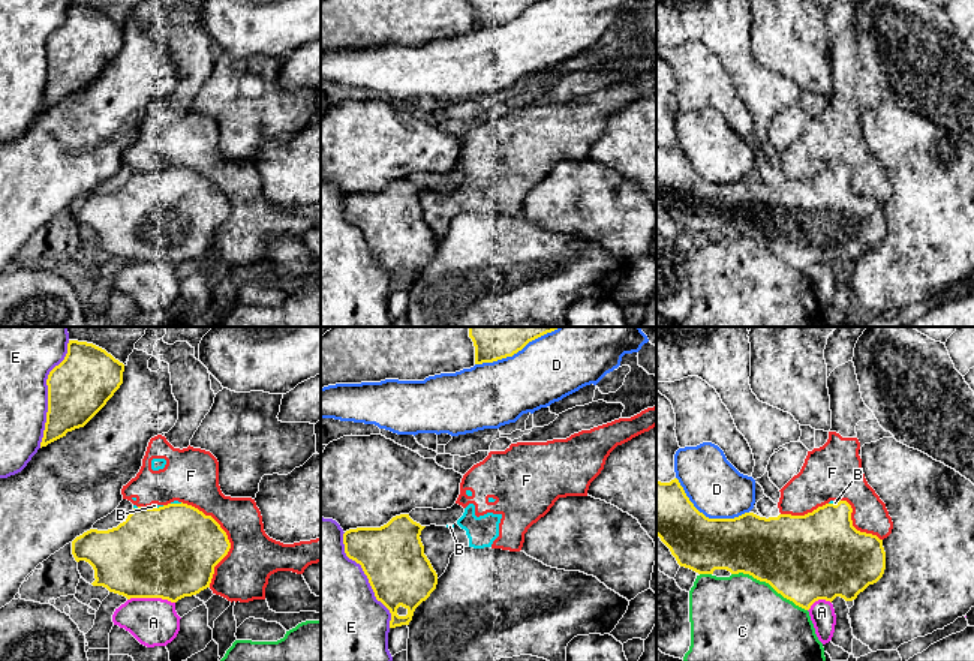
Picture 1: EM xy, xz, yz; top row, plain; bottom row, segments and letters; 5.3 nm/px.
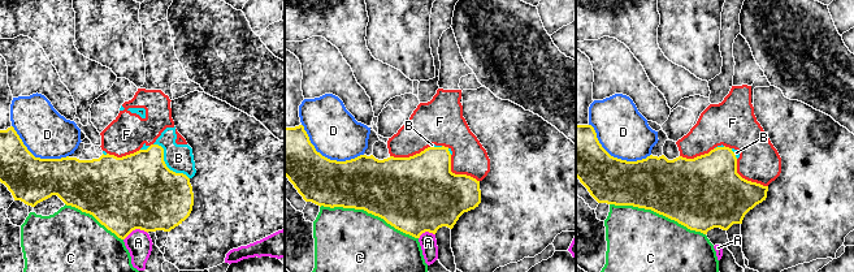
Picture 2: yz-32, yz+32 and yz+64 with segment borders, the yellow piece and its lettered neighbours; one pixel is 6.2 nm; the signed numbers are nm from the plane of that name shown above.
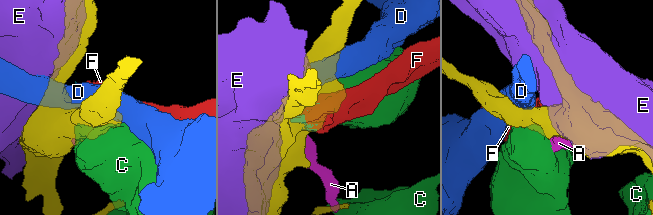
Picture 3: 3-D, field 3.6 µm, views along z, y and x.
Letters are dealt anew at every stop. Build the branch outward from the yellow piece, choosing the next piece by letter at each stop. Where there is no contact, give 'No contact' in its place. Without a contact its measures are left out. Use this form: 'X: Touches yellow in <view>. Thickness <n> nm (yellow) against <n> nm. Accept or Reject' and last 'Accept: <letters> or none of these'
A: Touches yellow in xy. Thickness 480 nm (yellow) against 260 nm. Reject
B: Touches yellow in xy. Thickness 500 nm (yellow) against 30 nm. Reject
C: Touches yellow in yz. Thickness 460 nm (yellow) against 480 nm. Reject
D: Touches yellow in yz. Thickness 300 nm (yellow) against 300 nm. Reject
E: Touches yellow in xy. Thickness 320 nm (yellow) against 280 nm. Reject
F: Touches yellow in xy. Thickness 420 nm (yellow) against 280 nm. Reject
Accept: none of these

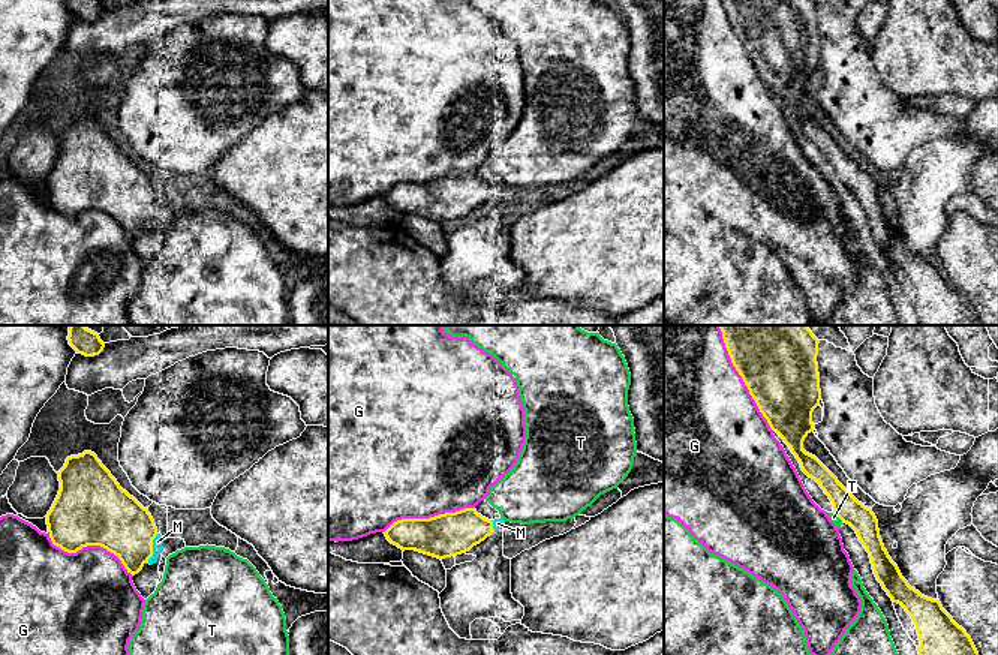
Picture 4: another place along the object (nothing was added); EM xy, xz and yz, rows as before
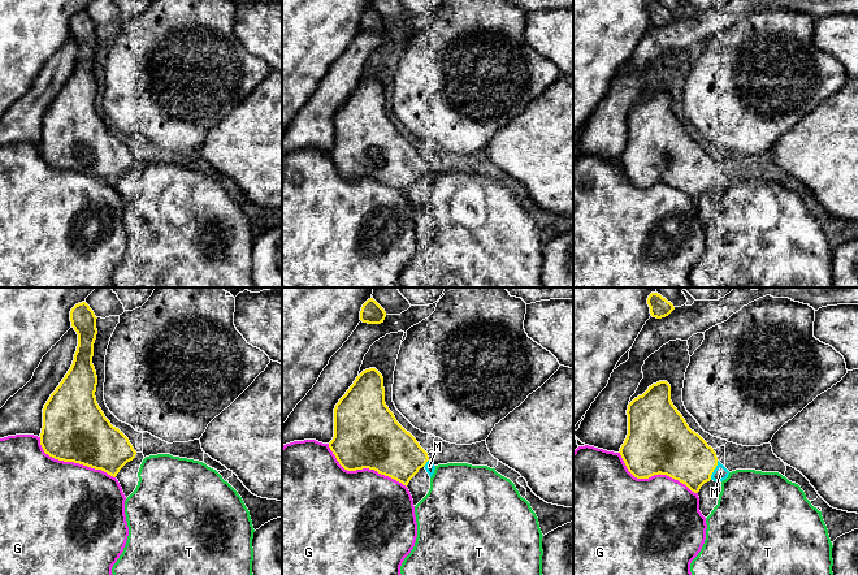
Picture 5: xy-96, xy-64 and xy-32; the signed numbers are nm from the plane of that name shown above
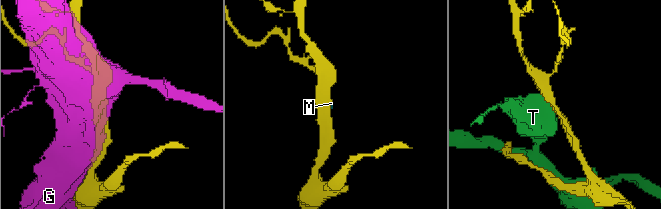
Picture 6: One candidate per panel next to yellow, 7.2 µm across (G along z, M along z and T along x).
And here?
G: Touches yellow in xy. Thickness 380 nm (yellow) against 440 nm. Reject
M: Touches yellow in xy. Thickness 320 nm (yellow) against 60 nm. Accept
T: Touches yellow in yz. Thickness 140 nm (yellow) against 50 nm. Reject
Accept: M

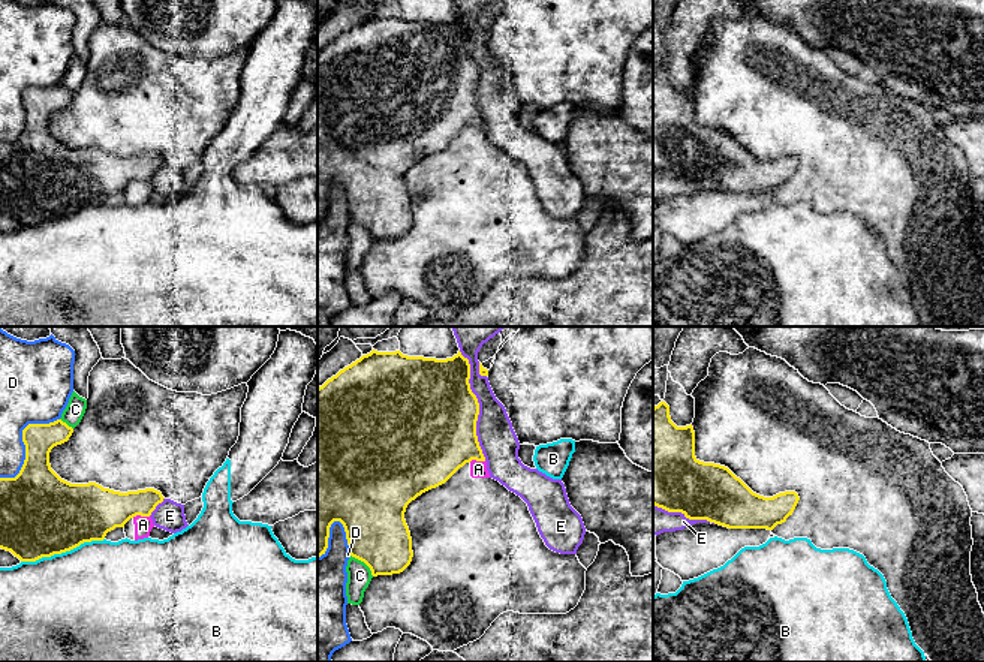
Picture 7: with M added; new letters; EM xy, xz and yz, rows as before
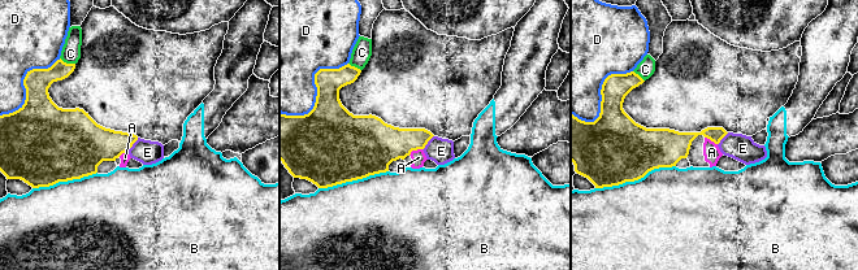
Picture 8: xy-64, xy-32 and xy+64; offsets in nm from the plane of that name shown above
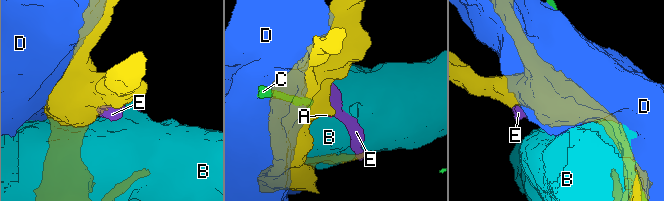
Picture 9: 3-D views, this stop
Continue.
A: Touches yellow in xy. Thickness 280 nm (yellow) against 100 nm. Reject
B: Touches yellow in xy. Thickness 440 nm (yellow) against 480 nm. Reject
C: Touches yellow in xz. Thickness 340 nm (yellow) against 130 nm. Reject
D: Touches yellow in xy. Thickness 240 nm (yellow) against 300 nm. Reject
E: Touches yellow in xz. Thickness 480 nm (yellow) against 200 nm. Reject
Accept: none of these

